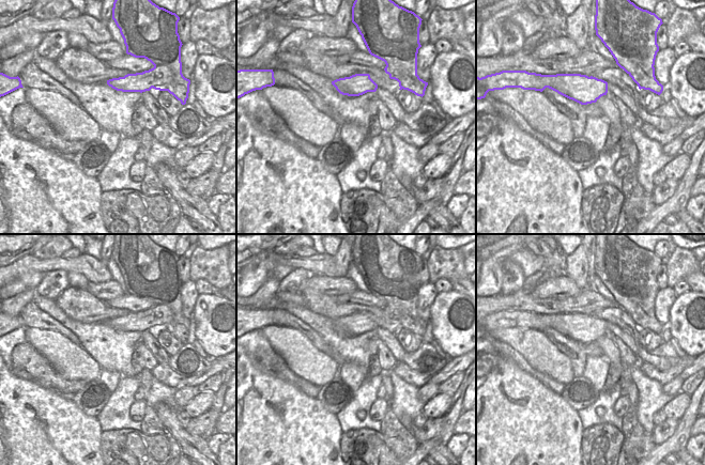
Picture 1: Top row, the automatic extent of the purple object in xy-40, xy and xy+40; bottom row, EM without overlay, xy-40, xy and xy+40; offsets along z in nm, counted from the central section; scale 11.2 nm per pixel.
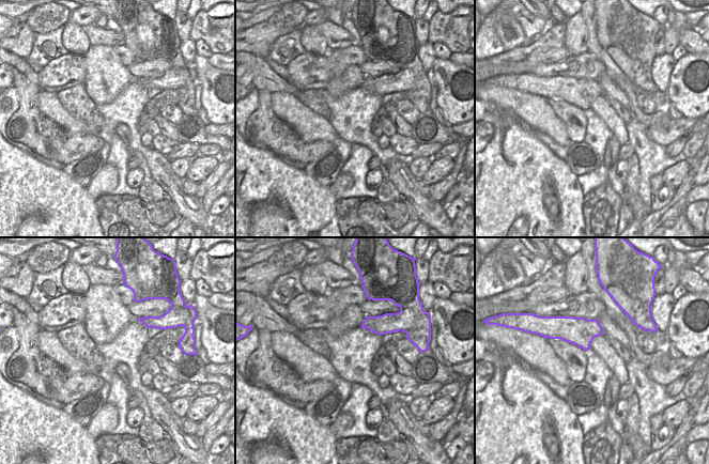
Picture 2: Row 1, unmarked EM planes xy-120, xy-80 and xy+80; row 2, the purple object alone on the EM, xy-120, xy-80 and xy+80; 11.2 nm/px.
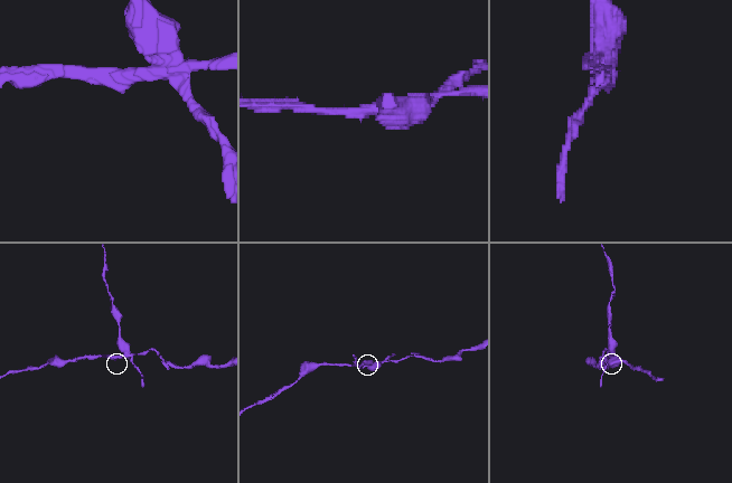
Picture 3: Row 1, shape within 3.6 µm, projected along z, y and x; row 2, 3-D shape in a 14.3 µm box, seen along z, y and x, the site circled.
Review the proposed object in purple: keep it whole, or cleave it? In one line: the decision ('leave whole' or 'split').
split

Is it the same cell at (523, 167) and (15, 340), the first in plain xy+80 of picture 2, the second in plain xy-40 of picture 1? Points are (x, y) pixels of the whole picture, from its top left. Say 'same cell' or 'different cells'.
different cells

